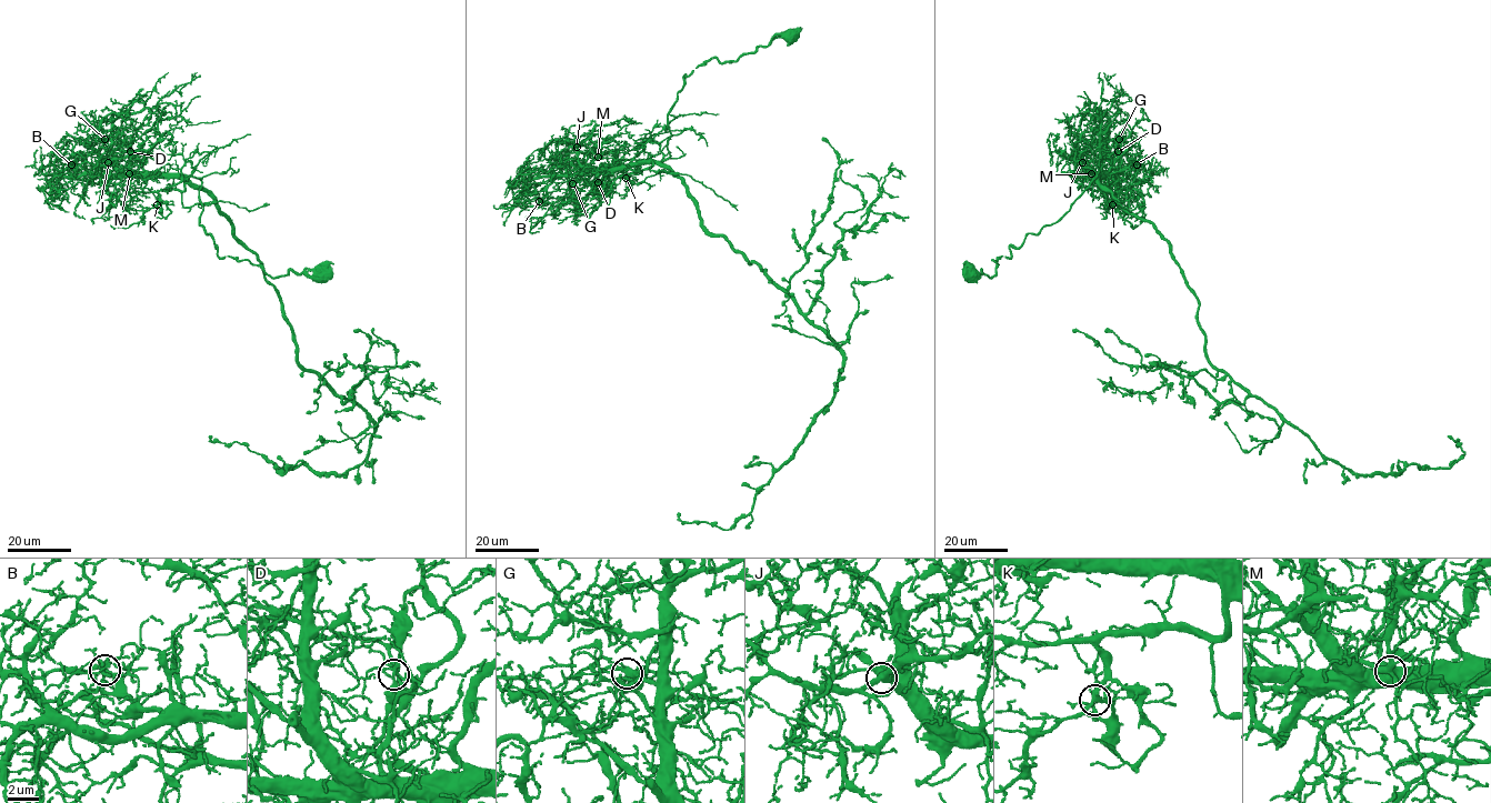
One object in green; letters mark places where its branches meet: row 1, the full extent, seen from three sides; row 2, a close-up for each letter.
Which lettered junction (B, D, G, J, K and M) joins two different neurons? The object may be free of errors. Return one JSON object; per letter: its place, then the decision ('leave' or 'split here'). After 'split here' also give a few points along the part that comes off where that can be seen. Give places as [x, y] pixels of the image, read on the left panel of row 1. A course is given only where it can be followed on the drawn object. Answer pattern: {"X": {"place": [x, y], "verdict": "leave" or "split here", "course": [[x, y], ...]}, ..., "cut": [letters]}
{"B": {"place": [71, 164], "verdict": "leave"}, "D": {"place": [130, 151], "verdict": "split here", "course": [[130, 151], [131, 141], [123, 137]]}, "G": {"place": [104, 139], "verdict": "leave"}, "J": {"place": [108, 162], "verdict": "leave"}, "K": {"place": [157, 204], "verdict": "leave"}, "M": {"place": [129, 173], "verdict": "leave"}, "cut": ["D"]}

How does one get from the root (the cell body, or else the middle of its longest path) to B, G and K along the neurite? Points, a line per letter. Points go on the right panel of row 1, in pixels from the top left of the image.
B: (971, 270), (992, 278), (992, 259), (1010, 258), (1010, 246), (1057, 222), (1097, 176), (1129, 173), (1137, 164)
G: (971, 270), (992, 278), (992, 259), (1010, 258), (1010, 246), (1057, 222), (1104, 174), (1103, 147), (1119, 139)
K: (971, 270), (992, 278), (992, 259), (1010, 258), (1010, 246), (1057, 222), (1097, 176), (1112, 204)

